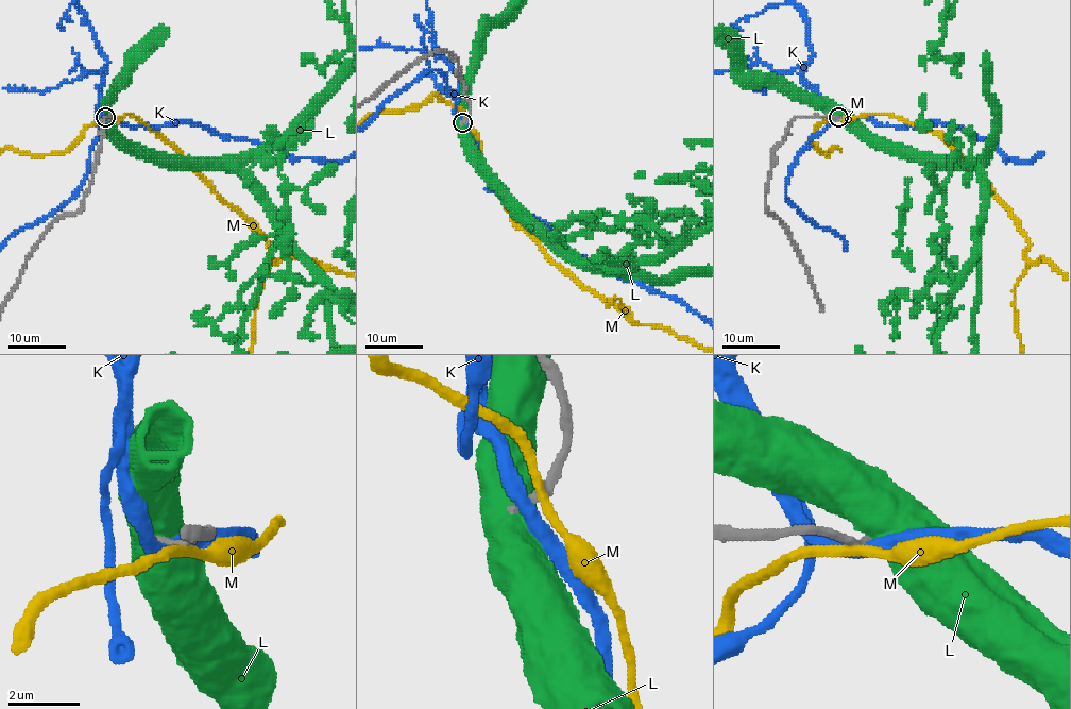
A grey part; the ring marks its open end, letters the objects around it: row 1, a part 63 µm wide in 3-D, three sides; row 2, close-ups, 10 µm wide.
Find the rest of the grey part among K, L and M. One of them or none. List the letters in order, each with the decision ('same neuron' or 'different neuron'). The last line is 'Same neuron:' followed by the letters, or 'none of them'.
K: different neuron
L: different neuron
M: different neuron
Same neuron: none of them

